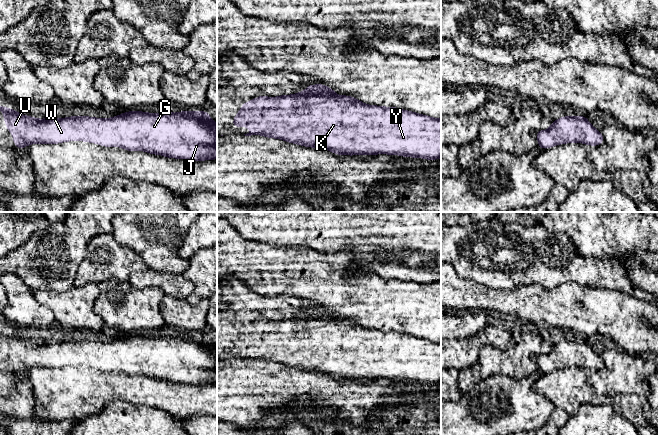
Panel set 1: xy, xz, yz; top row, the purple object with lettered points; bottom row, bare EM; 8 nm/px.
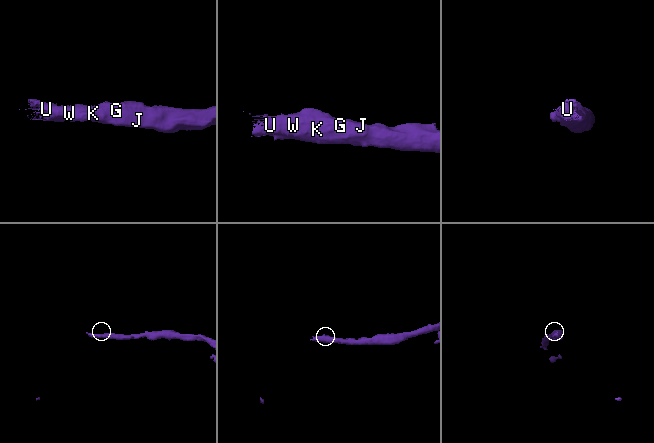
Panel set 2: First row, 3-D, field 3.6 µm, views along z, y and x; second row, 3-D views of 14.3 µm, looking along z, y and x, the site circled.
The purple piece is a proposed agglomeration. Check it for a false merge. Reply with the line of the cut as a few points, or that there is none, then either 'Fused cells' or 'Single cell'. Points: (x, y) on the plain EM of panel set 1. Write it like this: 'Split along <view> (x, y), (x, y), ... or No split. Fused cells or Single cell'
No split. Single cell

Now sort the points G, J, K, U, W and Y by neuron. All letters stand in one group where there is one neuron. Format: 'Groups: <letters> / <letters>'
Groups: G J K U W Y

